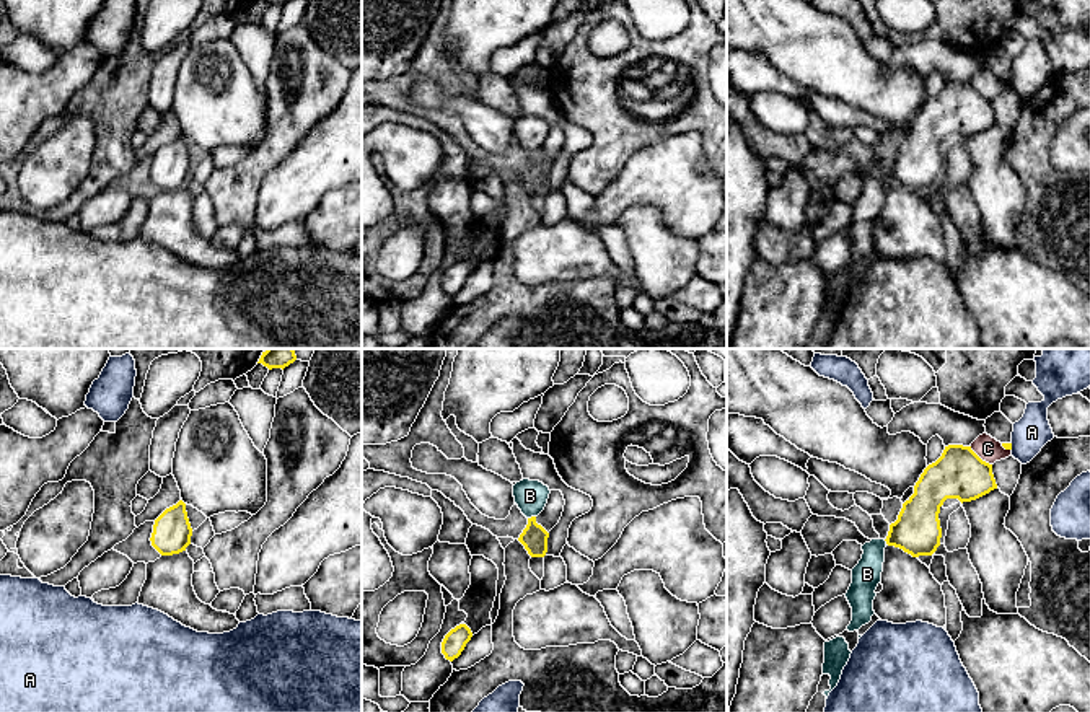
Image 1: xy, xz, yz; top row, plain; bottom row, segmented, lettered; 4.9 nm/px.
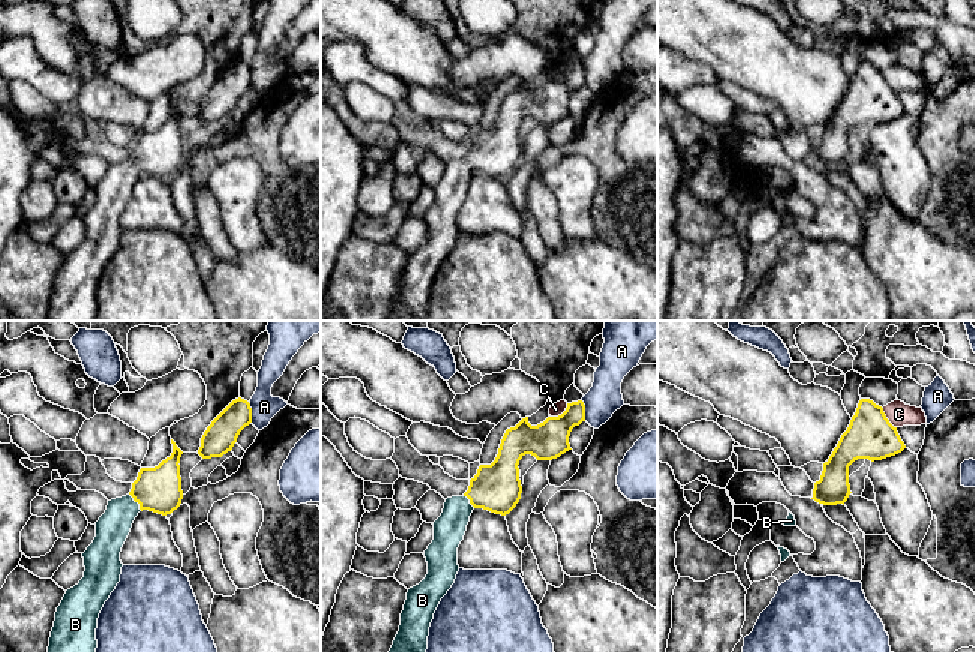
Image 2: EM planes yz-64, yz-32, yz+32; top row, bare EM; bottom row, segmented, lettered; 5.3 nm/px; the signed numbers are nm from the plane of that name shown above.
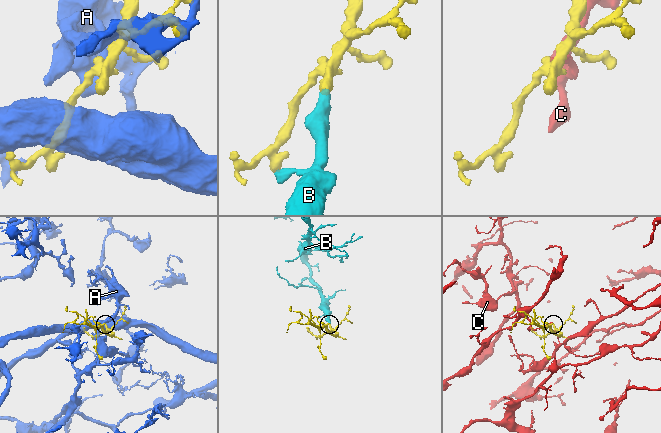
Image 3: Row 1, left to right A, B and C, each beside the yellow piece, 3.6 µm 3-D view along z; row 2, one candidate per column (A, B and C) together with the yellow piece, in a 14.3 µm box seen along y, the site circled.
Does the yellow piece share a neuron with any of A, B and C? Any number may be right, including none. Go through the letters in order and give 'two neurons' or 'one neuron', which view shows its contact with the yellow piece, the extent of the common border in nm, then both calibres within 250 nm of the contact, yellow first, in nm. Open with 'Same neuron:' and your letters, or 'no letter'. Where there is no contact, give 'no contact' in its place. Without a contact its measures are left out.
Same neuron: B
A: two neurons | yz | 40 nm | 30/180 nm
B: one neuron | xz | 40 nm | 130/160 nm
C: two neurons | yz | 140 nm | 240/120 nm

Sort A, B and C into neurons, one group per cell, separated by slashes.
A / B / C

